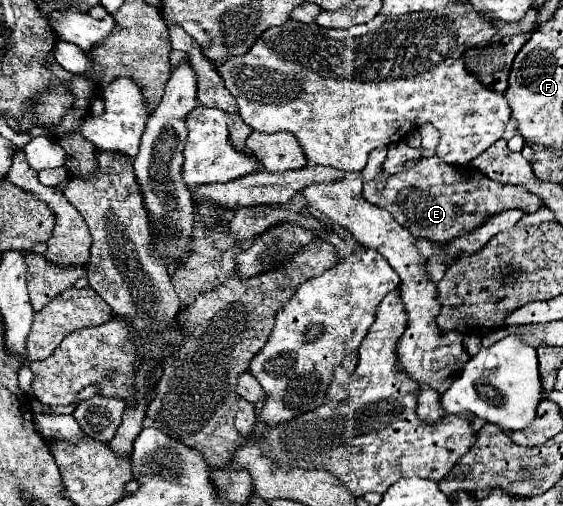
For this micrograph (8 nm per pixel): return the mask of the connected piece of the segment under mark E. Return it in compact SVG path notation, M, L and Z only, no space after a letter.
M423 157L417 161L417 165L397 175L385 175L385 169L381 167L371 181L363 183L363 197L381 209L387 209L411 235L437 243L445 243L459 233L481 225L487 215L505 209L523 209L533 213L543 205L537 195L531 195L521 187L491 181L469 165L447 165L439 157Z

